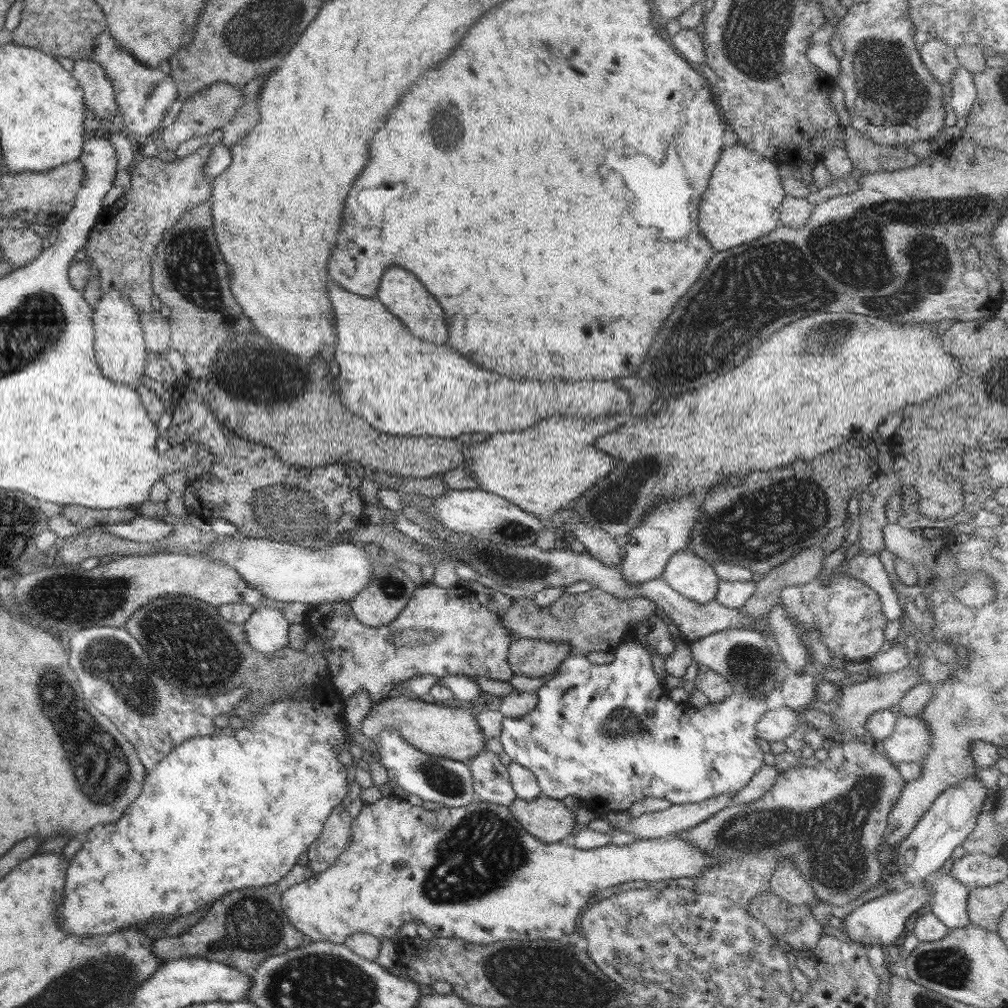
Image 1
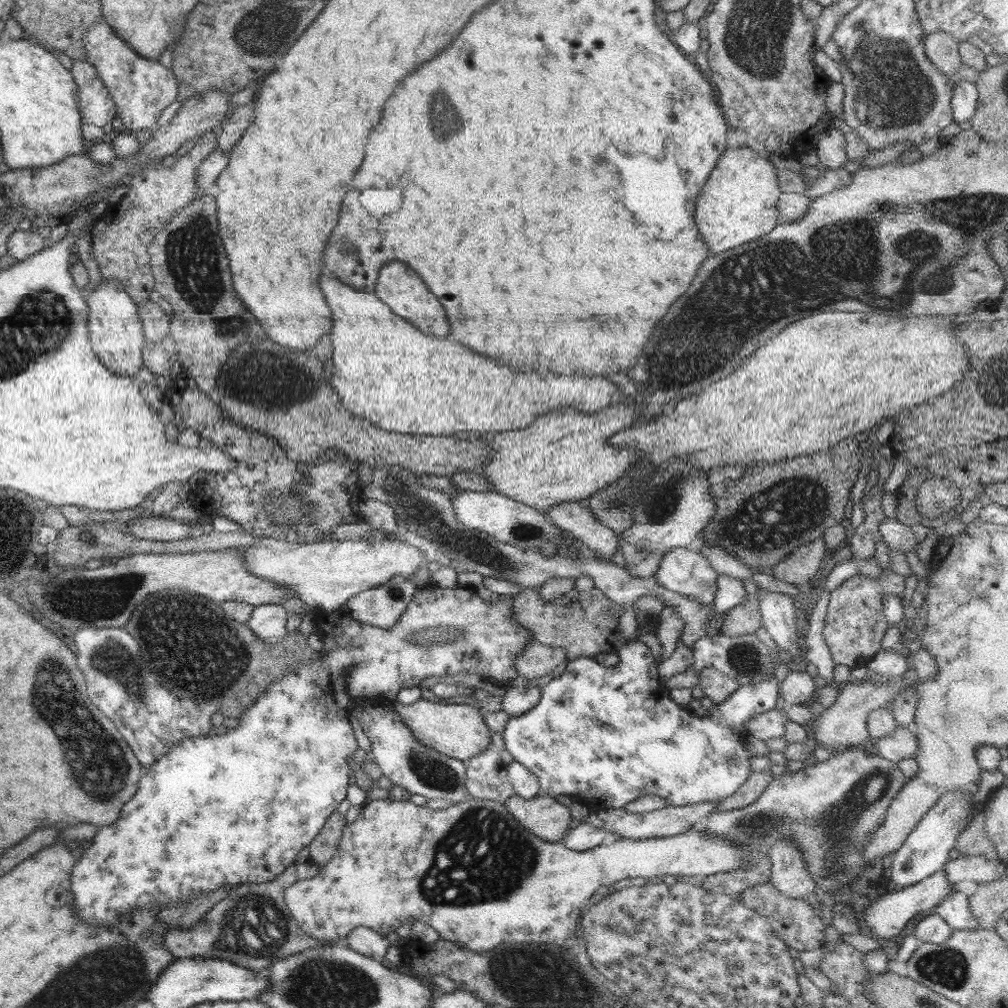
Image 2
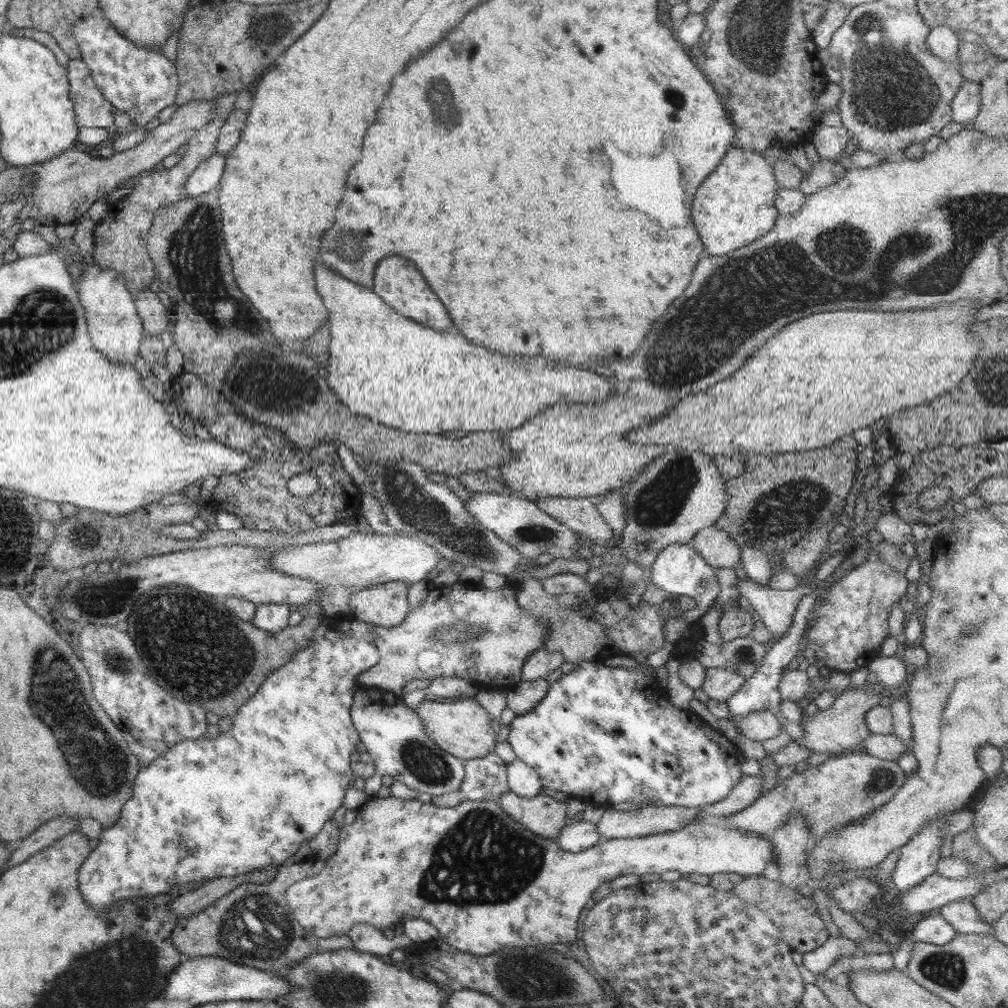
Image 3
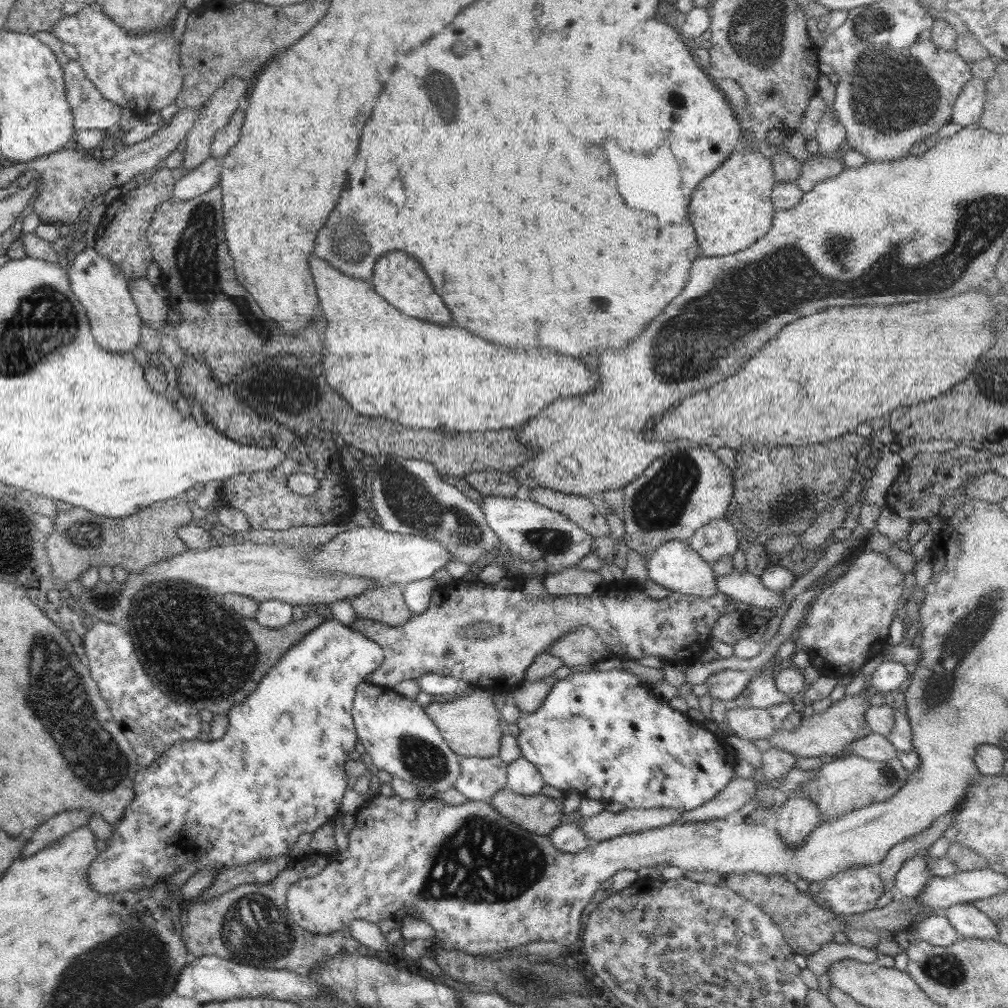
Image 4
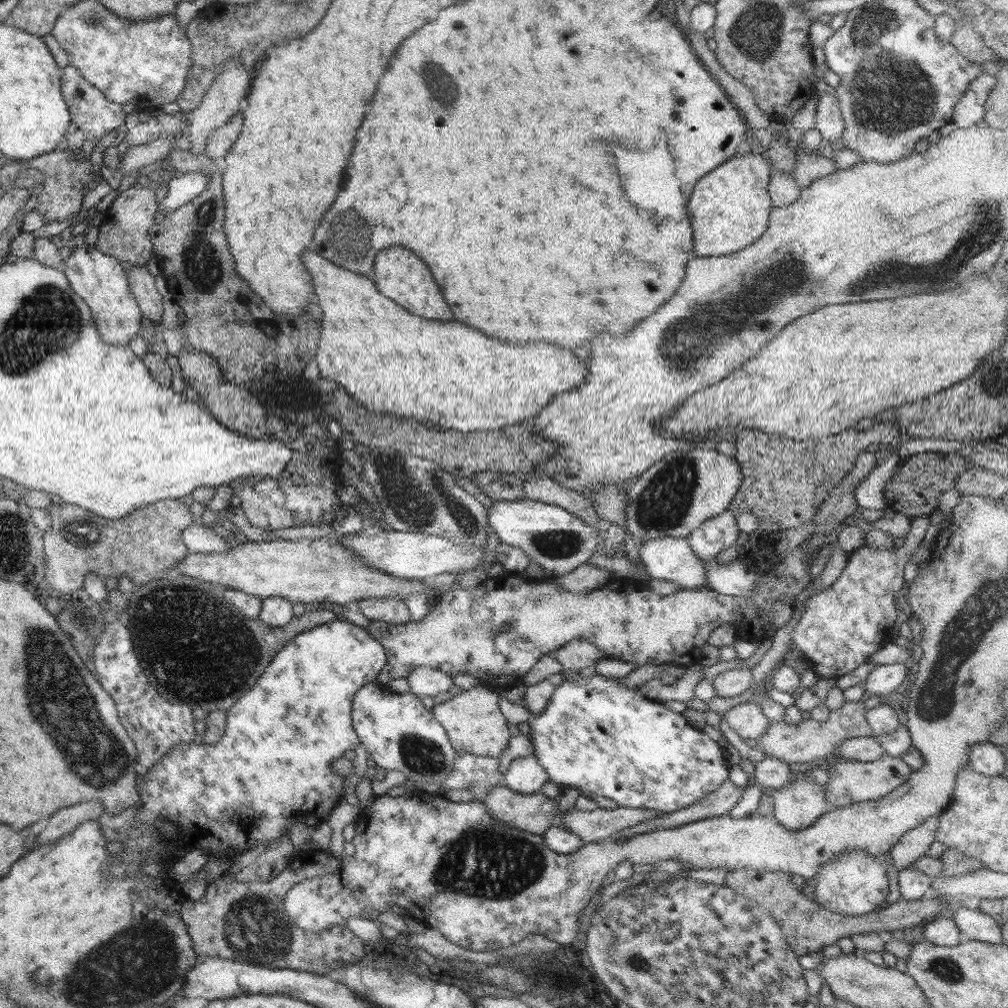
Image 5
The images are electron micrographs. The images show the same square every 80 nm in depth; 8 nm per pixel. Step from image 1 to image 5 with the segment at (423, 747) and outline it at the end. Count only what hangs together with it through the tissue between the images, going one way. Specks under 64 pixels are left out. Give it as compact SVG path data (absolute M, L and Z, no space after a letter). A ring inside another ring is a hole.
M478 685L455 695L452 699L435 704L431 713L445 728L455 750L498 759L508 747L508 740L512 735L508 731L509 721L500 710L499 697L500 694L488 686Z

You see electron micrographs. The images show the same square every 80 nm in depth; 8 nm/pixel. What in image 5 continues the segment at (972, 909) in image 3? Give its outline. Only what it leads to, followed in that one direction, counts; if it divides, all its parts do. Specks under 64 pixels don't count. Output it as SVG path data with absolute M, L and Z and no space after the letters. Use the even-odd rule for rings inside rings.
M959 906L949 917L954 920L956 927L968 940L1003 943L1001 926L979 909L970 910L970 908Z

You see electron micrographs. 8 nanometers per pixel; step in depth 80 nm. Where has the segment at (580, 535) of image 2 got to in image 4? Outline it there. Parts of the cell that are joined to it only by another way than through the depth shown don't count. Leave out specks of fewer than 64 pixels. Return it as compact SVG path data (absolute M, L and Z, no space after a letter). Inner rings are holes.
M539 486L530 490L529 498L552 511L565 514L586 532L592 534L595 539L609 536L611 532L605 516L596 510L588 497Z

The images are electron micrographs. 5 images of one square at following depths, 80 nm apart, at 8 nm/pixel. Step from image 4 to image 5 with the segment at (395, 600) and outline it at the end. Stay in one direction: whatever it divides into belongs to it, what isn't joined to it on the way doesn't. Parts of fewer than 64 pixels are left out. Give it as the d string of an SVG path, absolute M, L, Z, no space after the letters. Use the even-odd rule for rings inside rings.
M397 596L370 597L358 601L359 611L370 621L382 621L393 625L411 620L405 602Z

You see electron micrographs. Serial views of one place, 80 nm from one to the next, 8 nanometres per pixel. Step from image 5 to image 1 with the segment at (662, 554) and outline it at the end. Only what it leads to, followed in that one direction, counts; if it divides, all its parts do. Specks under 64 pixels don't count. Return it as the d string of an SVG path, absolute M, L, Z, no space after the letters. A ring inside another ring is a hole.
M684 549L669 558L661 577L676 592L699 603L715 600L720 579L713 564Z

